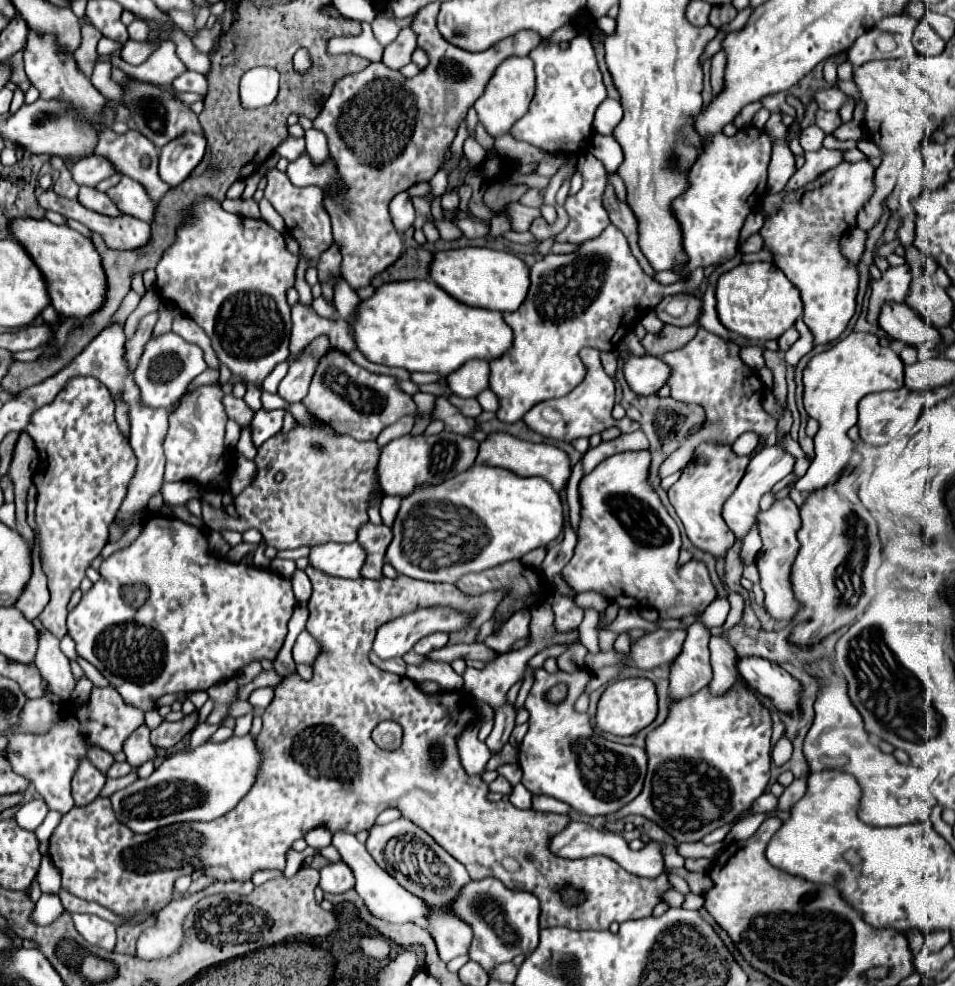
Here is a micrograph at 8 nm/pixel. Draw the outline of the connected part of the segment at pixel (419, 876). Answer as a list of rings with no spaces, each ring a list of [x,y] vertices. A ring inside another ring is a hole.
[[[403,817],[389,825],[371,827],[369,839],[365,845],[371,857],[377,861],[377,865],[383,871],[387,871],[401,887],[405,887],[407,891],[413,891],[415,897],[419,897],[427,905],[429,909],[427,931],[431,933],[437,945],[441,961],[447,963],[459,955],[467,955],[467,949],[473,937],[471,927],[469,923],[465,923],[463,919],[459,919],[455,913],[449,911],[461,887],[467,885],[467,881],[471,881],[471,877],[467,875],[467,869],[455,857],[451,857],[443,847],[439,847],[425,831],[421,831],[417,825],[413,825]]]

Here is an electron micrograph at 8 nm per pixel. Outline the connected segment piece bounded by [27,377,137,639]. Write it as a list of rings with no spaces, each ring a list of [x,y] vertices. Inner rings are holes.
[[[73,377],[51,405],[33,411],[27,425],[27,433],[39,453],[39,465],[33,473],[33,485],[37,489],[37,553],[51,595],[39,613],[39,621],[57,639],[67,635],[65,619],[71,593],[79,589],[87,567],[105,547],[109,525],[135,473],[135,453],[119,433],[113,413],[113,397],[99,379]]]

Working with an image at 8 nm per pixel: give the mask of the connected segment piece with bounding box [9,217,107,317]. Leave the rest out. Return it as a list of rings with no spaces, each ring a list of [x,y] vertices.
[[[29,217],[13,219],[9,223],[9,233],[23,245],[45,277],[51,305],[57,313],[65,317],[87,317],[103,305],[107,291],[105,273],[101,267],[101,257],[89,237],[73,231],[67,225],[55,225],[49,219],[35,221]]]

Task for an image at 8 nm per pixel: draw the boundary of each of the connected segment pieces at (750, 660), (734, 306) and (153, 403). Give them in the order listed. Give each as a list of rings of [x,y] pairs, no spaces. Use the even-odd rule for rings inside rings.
[[[739,657],[737,671],[751,689],[771,697],[777,709],[787,713],[795,711],[801,685],[799,681],[791,679],[783,667],[759,657]]]
[[[765,261],[739,263],[731,271],[723,273],[717,281],[715,297],[719,321],[729,331],[757,341],[779,339],[803,313],[797,287],[783,275],[783,271],[779,271],[779,267]]]
[[[169,331],[163,335],[151,337],[149,343],[145,345],[145,351],[133,373],[139,393],[141,393],[141,403],[145,407],[171,409],[171,405],[185,393],[189,383],[205,369],[207,369],[207,363],[203,359],[203,351],[197,345],[181,339],[177,333]]]

